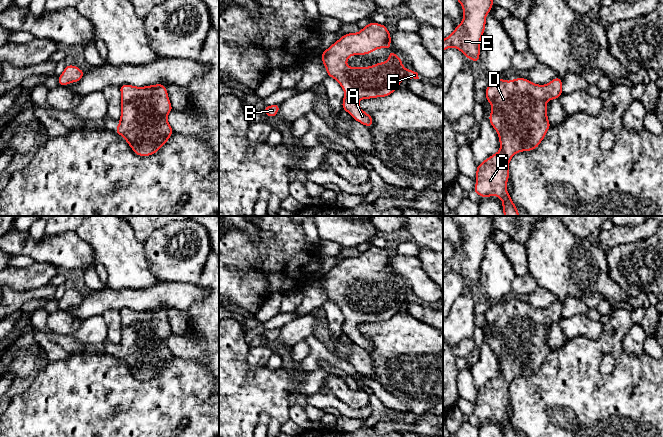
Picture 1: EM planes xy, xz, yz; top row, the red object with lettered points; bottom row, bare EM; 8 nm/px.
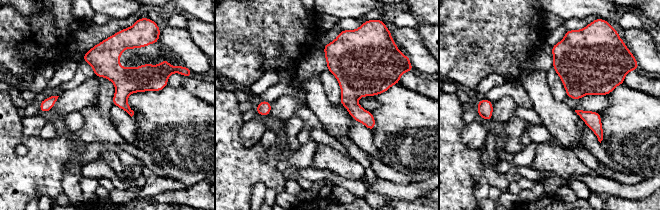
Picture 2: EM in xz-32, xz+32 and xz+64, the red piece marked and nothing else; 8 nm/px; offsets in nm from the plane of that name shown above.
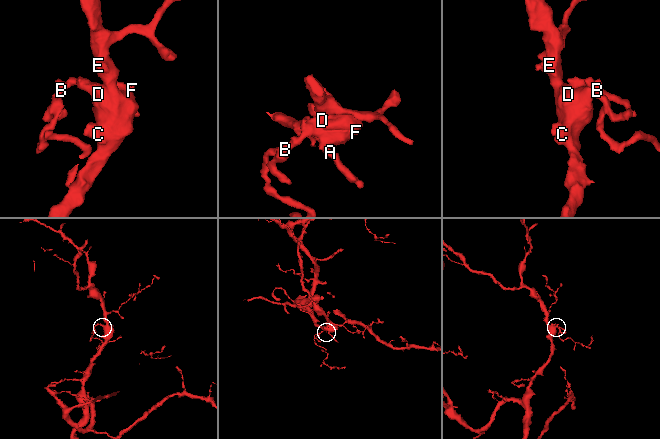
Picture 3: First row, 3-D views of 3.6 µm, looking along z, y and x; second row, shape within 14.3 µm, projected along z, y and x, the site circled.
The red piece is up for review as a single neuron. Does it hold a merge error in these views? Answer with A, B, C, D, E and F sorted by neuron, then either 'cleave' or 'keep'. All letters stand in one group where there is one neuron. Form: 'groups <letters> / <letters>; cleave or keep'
groups A B C D E F; keep

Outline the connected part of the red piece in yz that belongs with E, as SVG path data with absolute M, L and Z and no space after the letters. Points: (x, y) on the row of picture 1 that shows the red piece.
M458 0L463 9L463 20L443 39L443 51L455 47L466 59L479 63L480 42L485 31L486 16L493 7L493 0Z

